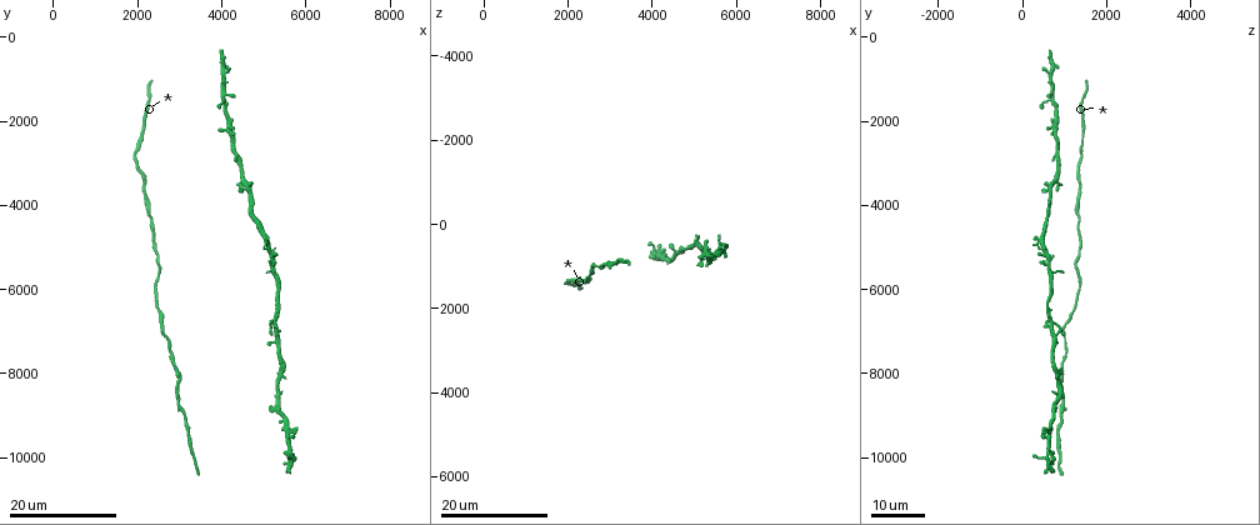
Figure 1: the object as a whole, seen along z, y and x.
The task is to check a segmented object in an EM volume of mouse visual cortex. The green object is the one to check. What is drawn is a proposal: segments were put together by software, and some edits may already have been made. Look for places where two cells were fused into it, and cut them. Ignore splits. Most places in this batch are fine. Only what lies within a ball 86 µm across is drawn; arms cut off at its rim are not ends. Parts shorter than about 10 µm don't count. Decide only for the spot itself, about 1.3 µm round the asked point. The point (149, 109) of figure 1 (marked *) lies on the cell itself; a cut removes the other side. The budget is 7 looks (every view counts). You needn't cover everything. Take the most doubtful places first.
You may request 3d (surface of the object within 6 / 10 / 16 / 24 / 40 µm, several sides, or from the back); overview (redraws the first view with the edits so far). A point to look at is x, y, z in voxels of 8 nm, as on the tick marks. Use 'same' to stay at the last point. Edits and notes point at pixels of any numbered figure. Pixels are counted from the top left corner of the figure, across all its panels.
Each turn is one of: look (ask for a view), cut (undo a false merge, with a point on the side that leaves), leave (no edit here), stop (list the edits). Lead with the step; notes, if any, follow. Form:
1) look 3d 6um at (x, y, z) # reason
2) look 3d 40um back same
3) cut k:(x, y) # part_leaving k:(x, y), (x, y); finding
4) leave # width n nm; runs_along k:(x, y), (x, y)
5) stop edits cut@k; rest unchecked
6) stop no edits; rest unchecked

look 3d 16um at (2550, 7050, 1000) # sudden change in width

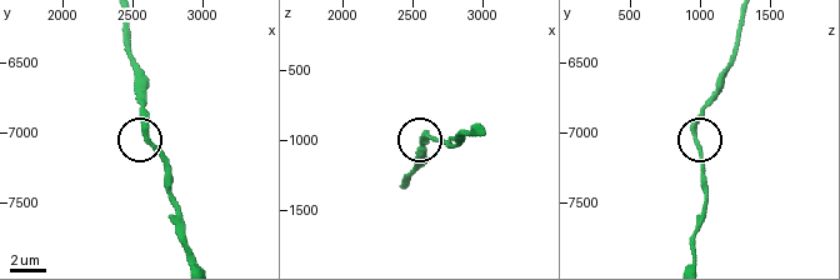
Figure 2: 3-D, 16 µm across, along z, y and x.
look 3d 10um at (2580, 7020, 940) # closer look

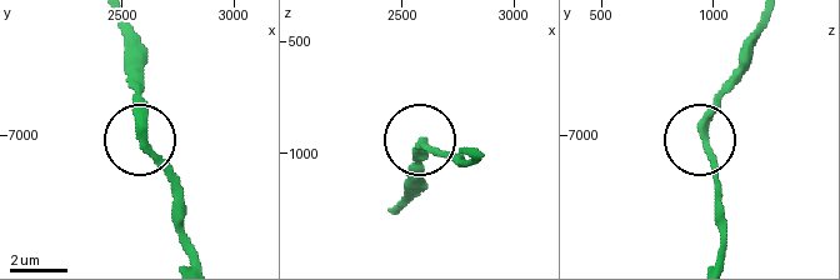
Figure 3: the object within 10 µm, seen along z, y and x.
leave # width 280 nm; runs_along 3:(123, 25), (139, 140), (181, 188); continuous, no second cell

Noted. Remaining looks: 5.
look 3d 24um at (5100, 5050, 550) # three arms meet

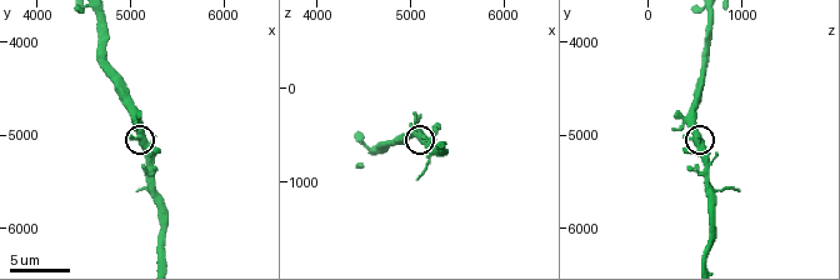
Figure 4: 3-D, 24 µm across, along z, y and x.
look 3d 6um at (5100, 5100, 550)

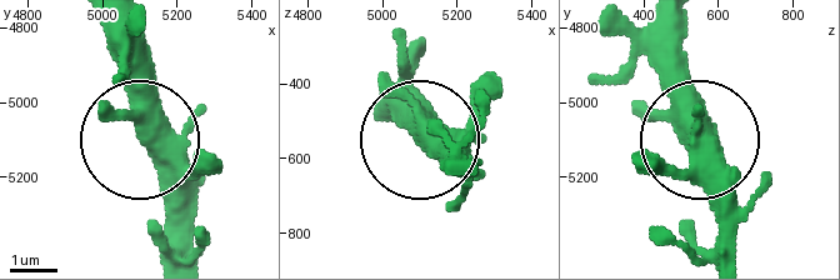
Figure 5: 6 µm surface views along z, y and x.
leave # runs_along 5:(683, 20), (683, 115), (726, 231); all the same cell

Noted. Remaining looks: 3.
look 3d 24um at (5350, 8700, 850) # narrows sharply

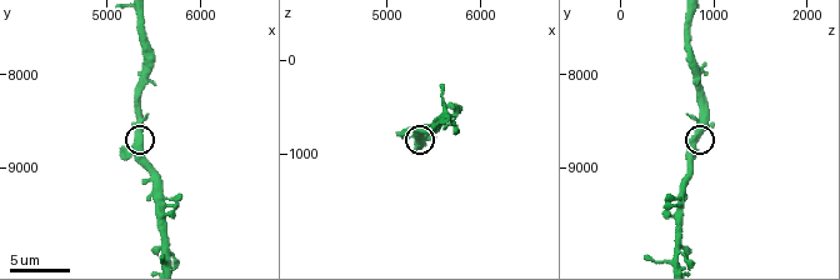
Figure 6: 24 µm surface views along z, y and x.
look 3d 10um at (5300, 8700, 850) # closer look

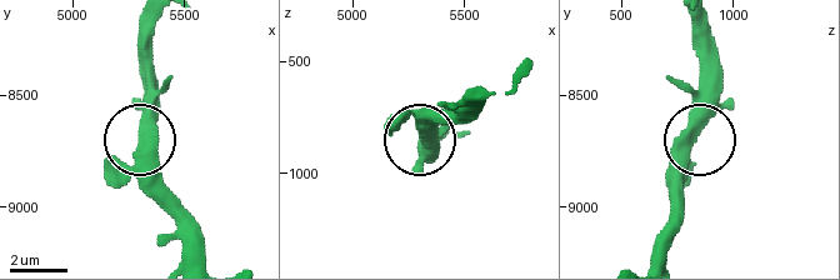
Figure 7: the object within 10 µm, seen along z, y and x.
leave # one cell here

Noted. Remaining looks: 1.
stop no edits; rest unchecked

